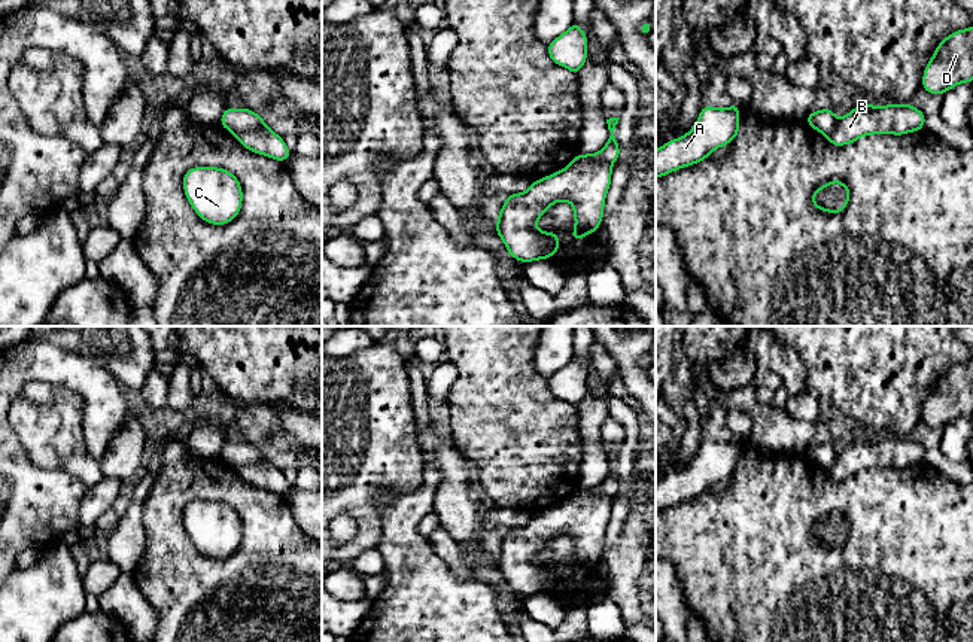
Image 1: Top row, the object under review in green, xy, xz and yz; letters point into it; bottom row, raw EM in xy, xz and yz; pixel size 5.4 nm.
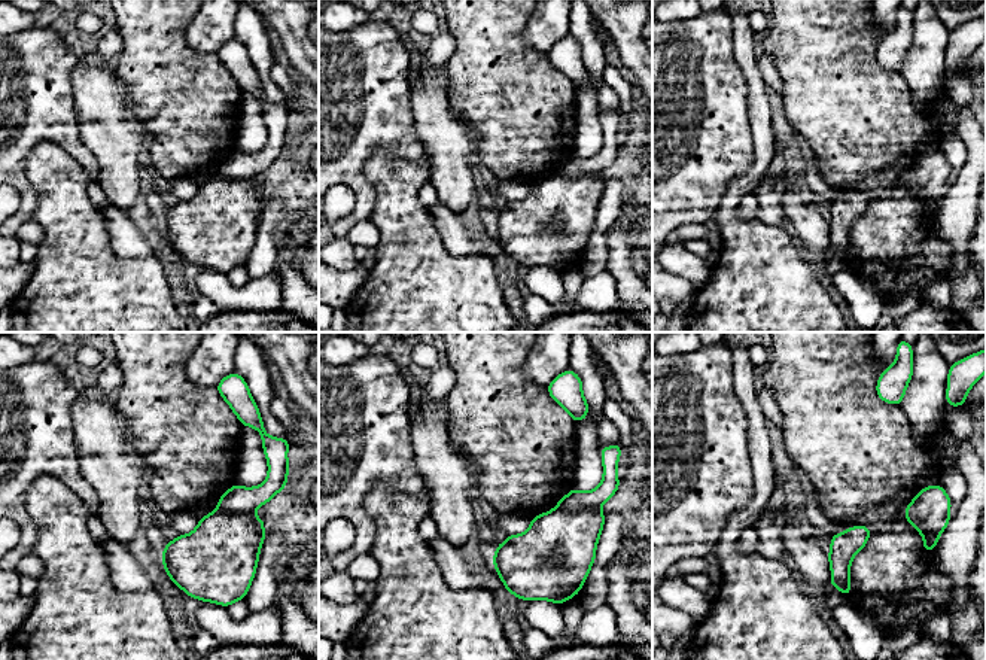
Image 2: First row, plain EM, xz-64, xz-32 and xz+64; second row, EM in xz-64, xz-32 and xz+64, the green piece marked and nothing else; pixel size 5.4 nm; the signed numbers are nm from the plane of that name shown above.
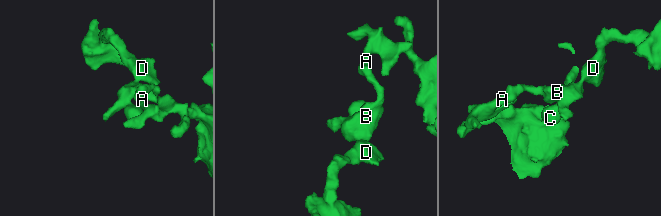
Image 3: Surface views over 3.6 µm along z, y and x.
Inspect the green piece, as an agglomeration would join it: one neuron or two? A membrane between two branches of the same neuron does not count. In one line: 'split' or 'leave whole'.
split

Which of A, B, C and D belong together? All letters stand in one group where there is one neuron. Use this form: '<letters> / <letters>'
A / B C D

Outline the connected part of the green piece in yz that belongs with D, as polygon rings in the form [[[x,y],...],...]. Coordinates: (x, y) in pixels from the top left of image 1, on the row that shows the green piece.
[[[973,25],[943,39],[922,76],[928,94],[945,94],[964,82],[973,83]]]

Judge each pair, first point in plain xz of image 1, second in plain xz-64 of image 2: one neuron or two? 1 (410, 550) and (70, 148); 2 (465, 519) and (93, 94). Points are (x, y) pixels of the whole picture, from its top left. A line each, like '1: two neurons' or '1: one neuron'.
1: two neurons
2: one neuron

